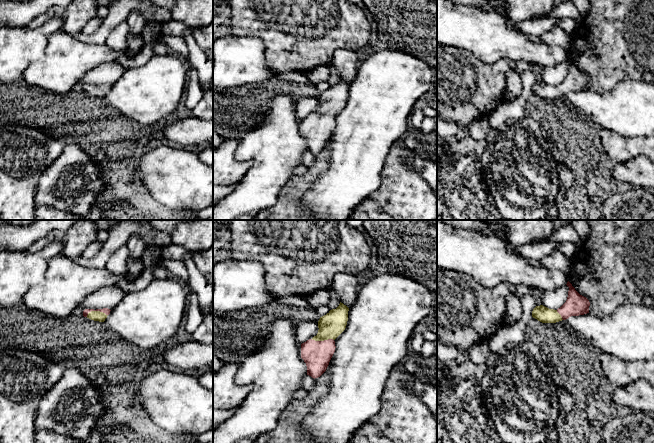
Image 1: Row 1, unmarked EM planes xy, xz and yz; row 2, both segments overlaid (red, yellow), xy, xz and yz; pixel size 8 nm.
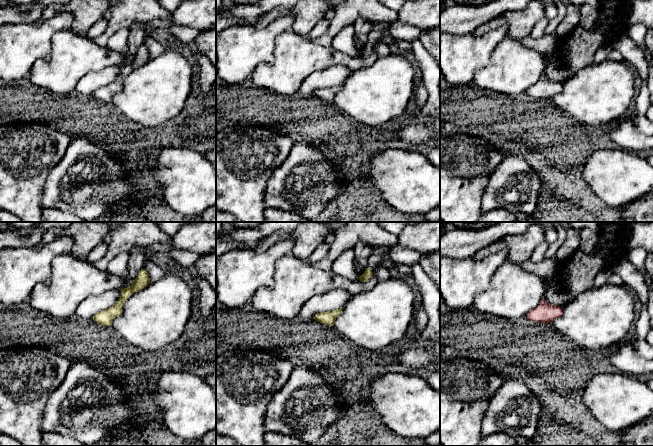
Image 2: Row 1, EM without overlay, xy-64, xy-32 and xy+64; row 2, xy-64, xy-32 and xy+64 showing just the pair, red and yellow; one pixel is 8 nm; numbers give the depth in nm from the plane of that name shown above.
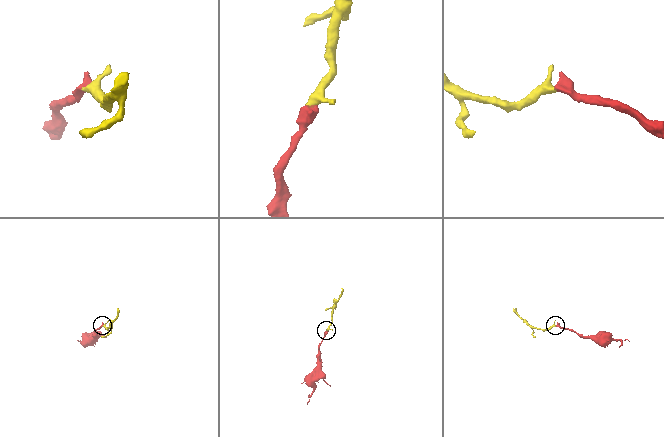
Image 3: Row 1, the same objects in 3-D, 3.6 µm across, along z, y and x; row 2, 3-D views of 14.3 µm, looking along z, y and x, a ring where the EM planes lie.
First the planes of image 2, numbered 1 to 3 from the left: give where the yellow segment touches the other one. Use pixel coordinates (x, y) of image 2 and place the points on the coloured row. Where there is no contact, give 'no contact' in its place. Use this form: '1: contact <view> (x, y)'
1: no contact
2: no contact
3: no contact

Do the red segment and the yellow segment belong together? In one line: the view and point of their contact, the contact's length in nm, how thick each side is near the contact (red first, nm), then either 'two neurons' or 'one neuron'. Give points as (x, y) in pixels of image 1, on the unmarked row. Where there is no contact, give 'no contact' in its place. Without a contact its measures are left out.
xy (96, 86) | 180 nm | 50/80 nm | one neuron

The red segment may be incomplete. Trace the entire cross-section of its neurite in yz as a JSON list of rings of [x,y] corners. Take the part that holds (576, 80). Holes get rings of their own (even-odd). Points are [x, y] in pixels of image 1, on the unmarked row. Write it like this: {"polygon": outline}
{"polygon": [[[568,57],[569,63],[566,78],[557,86],[549,85],[543,81],[536,82],[532,87],[532,93],[542,99],[556,99],[566,96],[571,92],[579,92],[589,89],[589,76],[580,71]]]}

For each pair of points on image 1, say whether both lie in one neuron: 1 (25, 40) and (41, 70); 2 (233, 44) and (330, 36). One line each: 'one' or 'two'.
1: two
2: two

